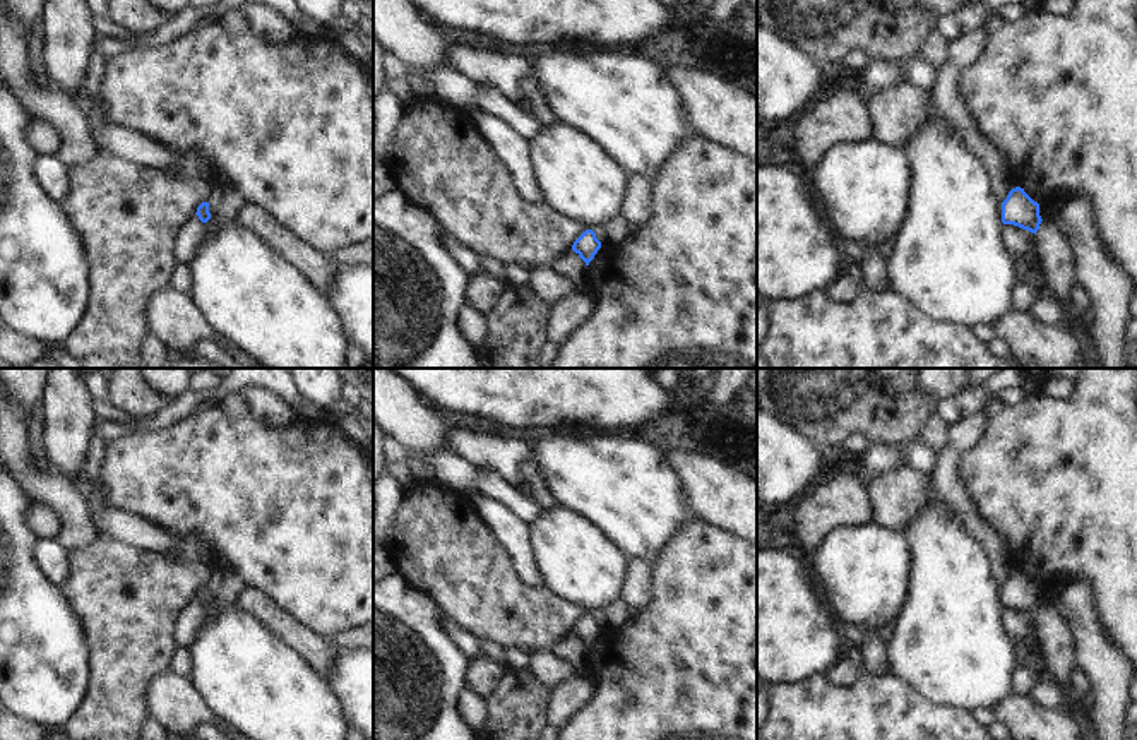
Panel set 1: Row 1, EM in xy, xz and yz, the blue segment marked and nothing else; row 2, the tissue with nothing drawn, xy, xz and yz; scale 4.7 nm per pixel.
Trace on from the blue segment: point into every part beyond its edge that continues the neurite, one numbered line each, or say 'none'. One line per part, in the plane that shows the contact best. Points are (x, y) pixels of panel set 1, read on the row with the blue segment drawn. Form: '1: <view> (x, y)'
none

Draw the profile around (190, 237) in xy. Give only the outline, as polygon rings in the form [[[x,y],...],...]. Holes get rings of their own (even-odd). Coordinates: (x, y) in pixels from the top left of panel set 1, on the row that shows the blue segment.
[[[192,216],[175,235],[171,255],[176,264],[187,266],[195,250],[204,243],[204,224],[199,216]]]

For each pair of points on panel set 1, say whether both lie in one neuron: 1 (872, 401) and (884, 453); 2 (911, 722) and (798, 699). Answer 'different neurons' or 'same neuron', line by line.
1: different neurons
2: same neuron

